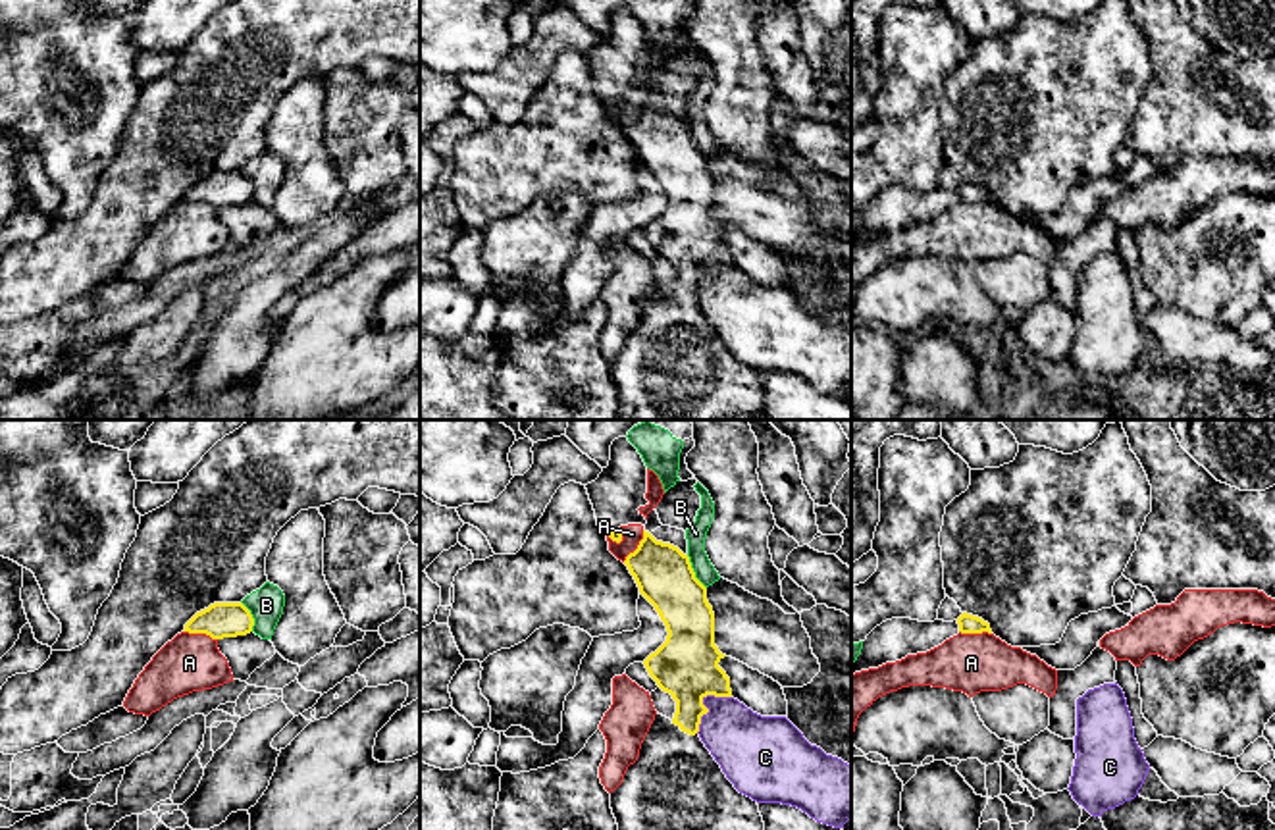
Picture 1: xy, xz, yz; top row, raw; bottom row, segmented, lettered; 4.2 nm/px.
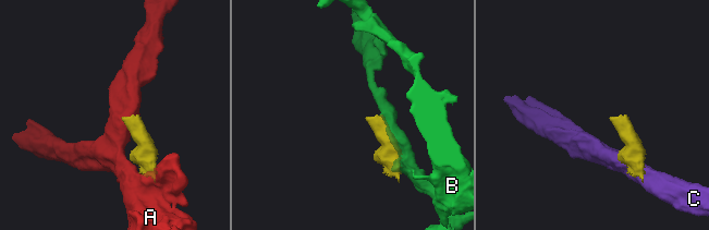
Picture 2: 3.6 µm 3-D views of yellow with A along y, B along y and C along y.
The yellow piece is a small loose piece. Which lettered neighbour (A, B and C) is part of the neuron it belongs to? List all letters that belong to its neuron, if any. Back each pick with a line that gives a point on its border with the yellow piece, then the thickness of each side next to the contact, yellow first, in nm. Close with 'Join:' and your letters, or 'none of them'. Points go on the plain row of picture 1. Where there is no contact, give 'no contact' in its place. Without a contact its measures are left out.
Join: none of them

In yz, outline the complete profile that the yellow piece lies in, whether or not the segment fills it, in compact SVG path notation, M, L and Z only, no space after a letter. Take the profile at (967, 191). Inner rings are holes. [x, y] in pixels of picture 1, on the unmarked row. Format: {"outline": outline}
{"outline": "M963 181L953 191L919 191L911 187L892 187L876 195L863 210L861 223L851 233L851 245L861 239L896 231L907 223L926 221L957 202L982 202L990 193L978 185Z"}

